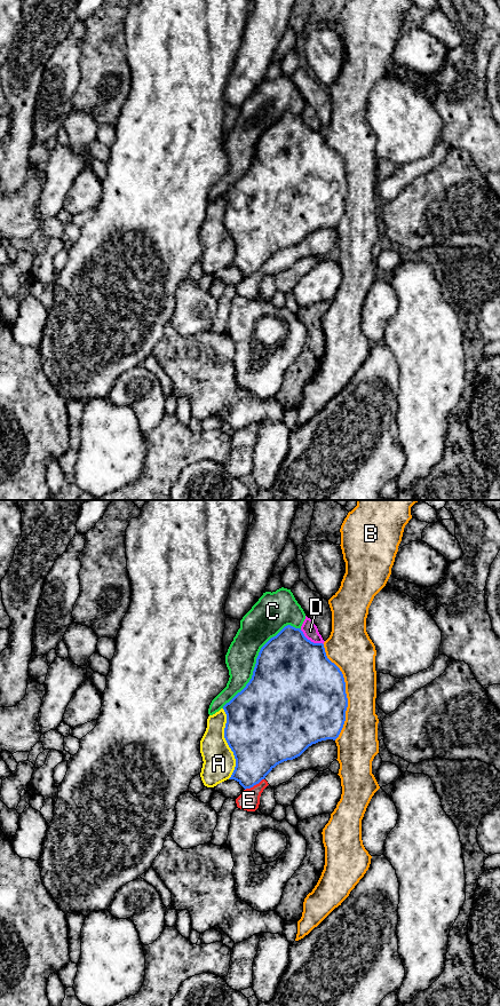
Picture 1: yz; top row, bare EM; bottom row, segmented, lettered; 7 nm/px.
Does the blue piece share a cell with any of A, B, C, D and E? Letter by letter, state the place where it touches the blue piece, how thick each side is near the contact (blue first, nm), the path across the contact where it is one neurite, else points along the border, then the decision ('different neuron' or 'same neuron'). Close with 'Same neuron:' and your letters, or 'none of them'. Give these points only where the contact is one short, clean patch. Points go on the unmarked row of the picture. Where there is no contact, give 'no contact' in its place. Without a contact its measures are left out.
A: contact yz (228, 231); calibres 500 and 220 nm; different neuron
B: contact yz (344, 180); calibres 500 and 280 nm; different neuron
C: contact yz (256, 147); calibres 500 and 240 nm; different neuron
D: contact yz (310, 128); calibres 500 and 110 nm; different neuron
E: contact yz (254, 271); calibres 340 and 150 nm; border yz (263, 266), (245, 277); different neuron
Same neuron: none of them

